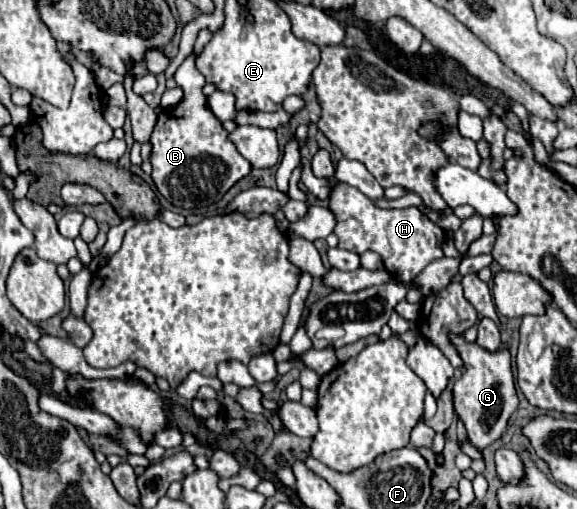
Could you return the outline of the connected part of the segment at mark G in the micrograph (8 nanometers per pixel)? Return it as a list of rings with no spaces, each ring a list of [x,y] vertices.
[[[451,335],[451,341],[457,347],[467,367],[463,377],[453,385],[455,411],[459,419],[465,423],[469,443],[481,451],[503,435],[511,413],[519,405],[513,375],[511,375],[511,357],[505,347],[499,349],[497,353],[489,353],[489,351],[483,351],[477,343],[465,343],[463,335]]]

